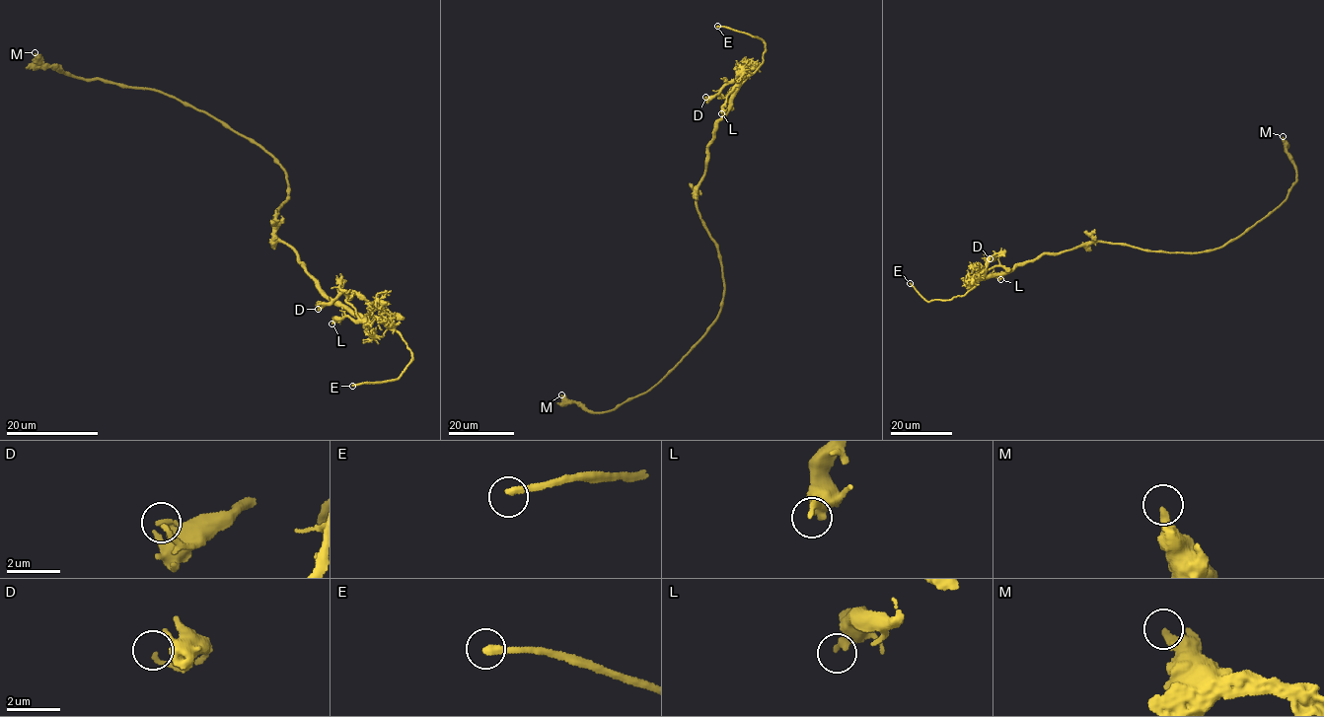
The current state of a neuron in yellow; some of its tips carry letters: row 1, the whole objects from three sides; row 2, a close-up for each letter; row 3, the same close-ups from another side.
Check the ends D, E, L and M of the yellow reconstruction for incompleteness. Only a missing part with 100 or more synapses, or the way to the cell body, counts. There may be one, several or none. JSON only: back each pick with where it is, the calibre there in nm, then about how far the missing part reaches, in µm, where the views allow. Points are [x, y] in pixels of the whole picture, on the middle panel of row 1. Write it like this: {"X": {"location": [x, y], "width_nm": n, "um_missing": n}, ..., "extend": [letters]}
{"E": {"location": [717, 26], "width_nm": 260, "um_missing": 35}, "extend": ["E"]}

